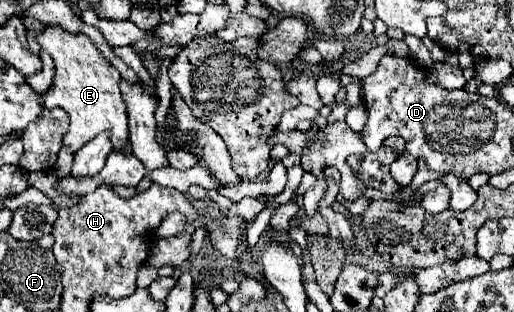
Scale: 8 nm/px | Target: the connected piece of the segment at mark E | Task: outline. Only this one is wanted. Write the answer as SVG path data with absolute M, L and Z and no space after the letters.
M47 26L45 32L41 32L37 36L37 42L41 44L43 50L47 50L55 62L55 86L53 90L49 90L45 94L45 108L53 110L53 108L63 108L67 114L69 114L69 130L67 134L63 136L63 146L71 150L71 154L79 152L79 148L83 144L87 144L89 140L93 140L97 134L101 132L109 132L109 140L111 140L111 146L113 146L113 152L123 152L127 142L129 142L129 126L127 126L127 106L121 98L121 90L119 90L119 72L117 68L101 56L99 50L95 50L95 44L91 44L91 40L83 34L71 34L63 28L57 28L57 26Z

